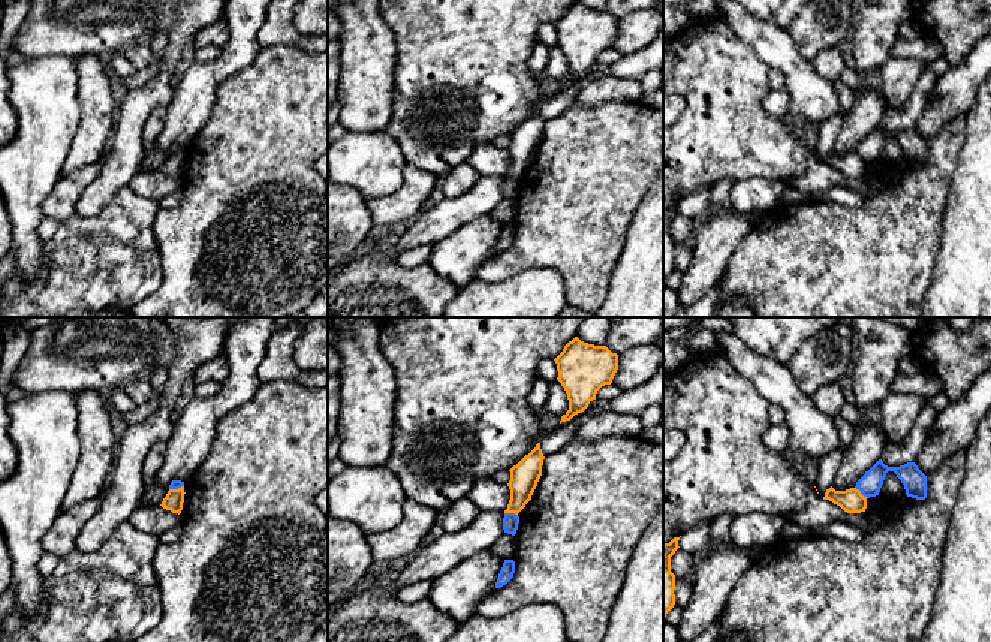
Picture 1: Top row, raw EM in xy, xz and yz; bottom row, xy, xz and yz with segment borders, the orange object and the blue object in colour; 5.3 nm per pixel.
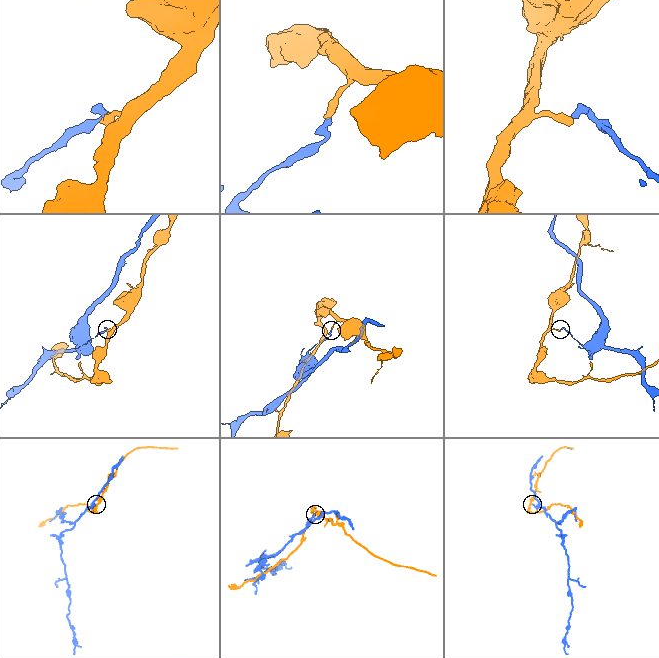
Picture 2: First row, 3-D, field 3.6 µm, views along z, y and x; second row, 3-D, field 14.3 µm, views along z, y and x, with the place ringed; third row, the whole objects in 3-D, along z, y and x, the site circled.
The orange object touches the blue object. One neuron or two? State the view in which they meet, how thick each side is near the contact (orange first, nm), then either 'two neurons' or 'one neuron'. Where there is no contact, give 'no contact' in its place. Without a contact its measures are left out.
yz | 130/120 nm | two neurons

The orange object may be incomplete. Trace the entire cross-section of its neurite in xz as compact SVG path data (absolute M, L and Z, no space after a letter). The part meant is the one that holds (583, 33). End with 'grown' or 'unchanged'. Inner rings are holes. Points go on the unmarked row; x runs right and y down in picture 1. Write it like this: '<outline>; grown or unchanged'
M575 1L563 16L554 24L558 42L567 58L569 75L561 81L561 87L570 85L582 78L596 64L597 55L611 49L618 34L618 19L606 10L594 10Z; unchanged

